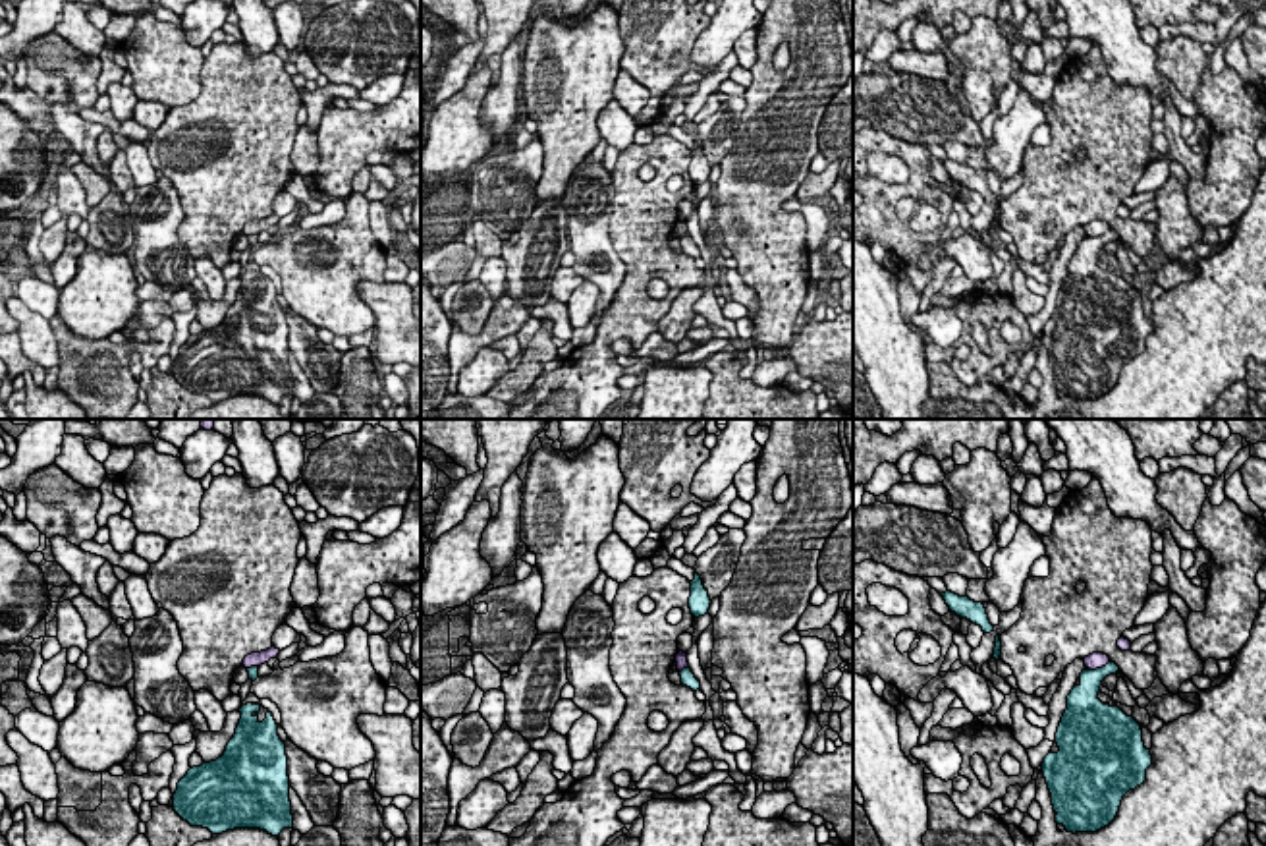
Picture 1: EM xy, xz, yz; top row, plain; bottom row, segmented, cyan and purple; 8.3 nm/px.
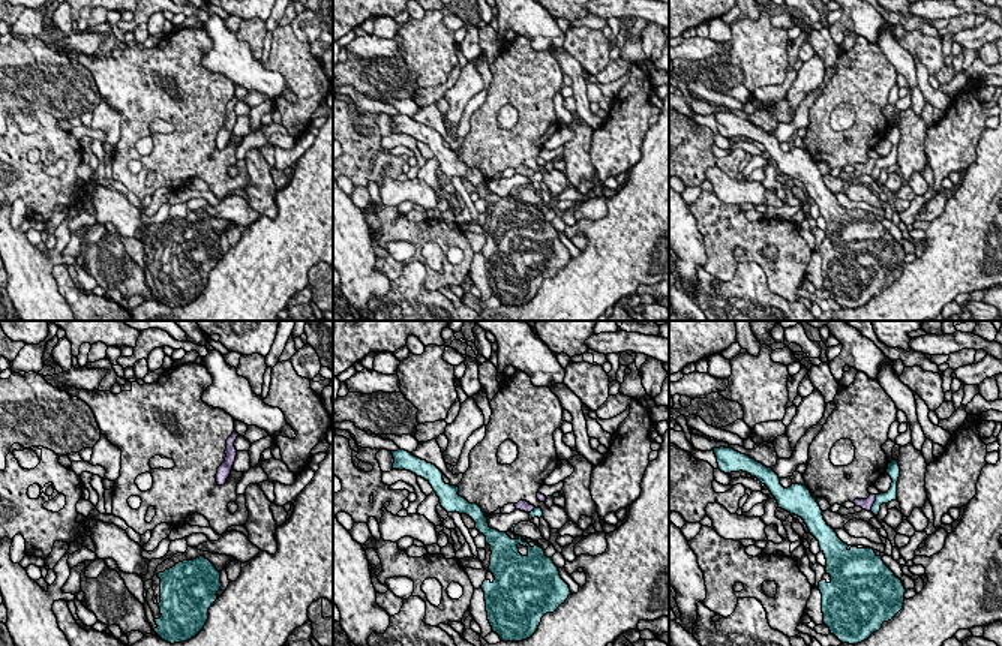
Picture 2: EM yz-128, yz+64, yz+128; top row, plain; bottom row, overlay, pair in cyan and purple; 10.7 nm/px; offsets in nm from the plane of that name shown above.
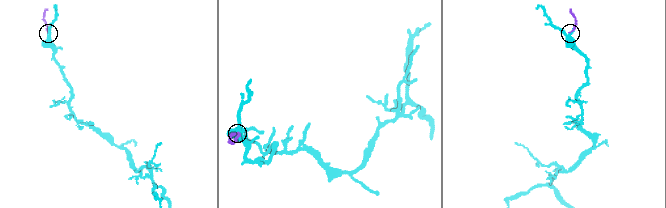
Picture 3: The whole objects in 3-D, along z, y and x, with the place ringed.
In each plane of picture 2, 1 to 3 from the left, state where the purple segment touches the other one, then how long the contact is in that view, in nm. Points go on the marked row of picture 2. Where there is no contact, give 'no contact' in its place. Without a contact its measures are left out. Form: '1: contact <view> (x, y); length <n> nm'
1: no contact
2: contact yz+64 (534, 510); length 100 nm
3: contact yz+128 (875, 502); length 190 nm

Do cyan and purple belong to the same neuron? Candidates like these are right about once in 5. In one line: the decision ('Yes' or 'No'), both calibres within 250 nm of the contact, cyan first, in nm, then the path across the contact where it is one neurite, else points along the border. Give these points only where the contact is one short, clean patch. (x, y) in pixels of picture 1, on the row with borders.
No. Thickness 190 nm (cyan) against 130 nm. Boundary: yz (1110, 661), (1087, 669)

